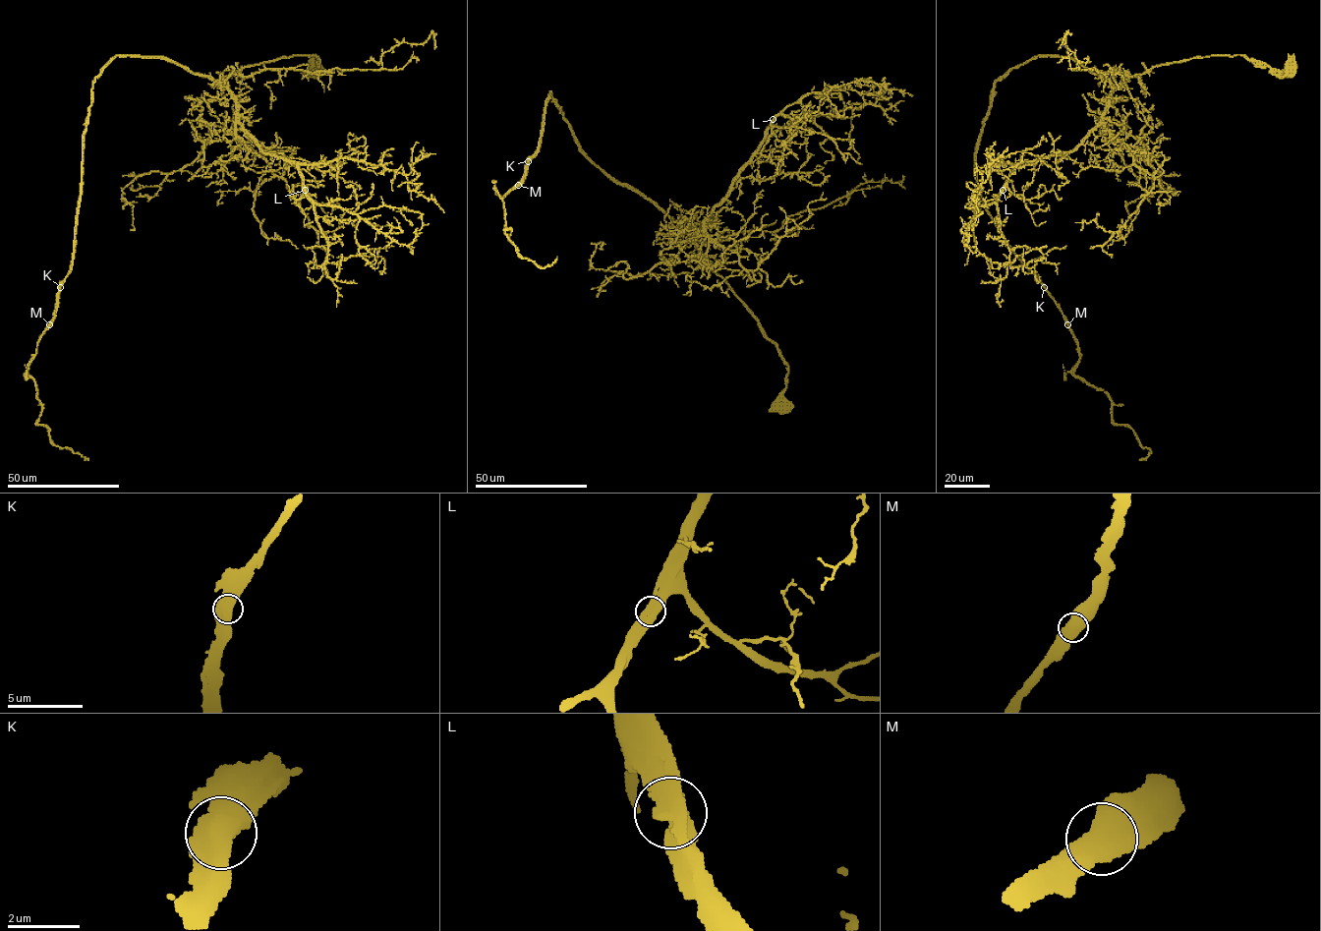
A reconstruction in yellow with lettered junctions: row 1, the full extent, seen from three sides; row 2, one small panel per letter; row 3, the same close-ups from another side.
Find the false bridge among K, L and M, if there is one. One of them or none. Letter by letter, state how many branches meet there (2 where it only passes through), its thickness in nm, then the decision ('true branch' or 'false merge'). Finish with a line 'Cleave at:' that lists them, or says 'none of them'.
K: branches 2; calibre 650 nm; true branch
L: branches 2; calibre 650 nm; true branch
M: branches 2; calibre 650 nm; true branch
Cleave at: none of them

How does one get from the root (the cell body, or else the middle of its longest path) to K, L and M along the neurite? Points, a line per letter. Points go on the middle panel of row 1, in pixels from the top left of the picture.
K: (785, 406), (788, 364), (709, 266), (696, 232), (597, 166), (549, 92), (540, 146), (528, 160)
L: (785, 406), (781, 392), (788, 364), (695, 244), (696, 231), (730, 191), (773, 119)
M: (785, 406), (788, 364), (709, 266), (696, 232), (597, 166), (549, 92), (540, 146), (518, 184)

